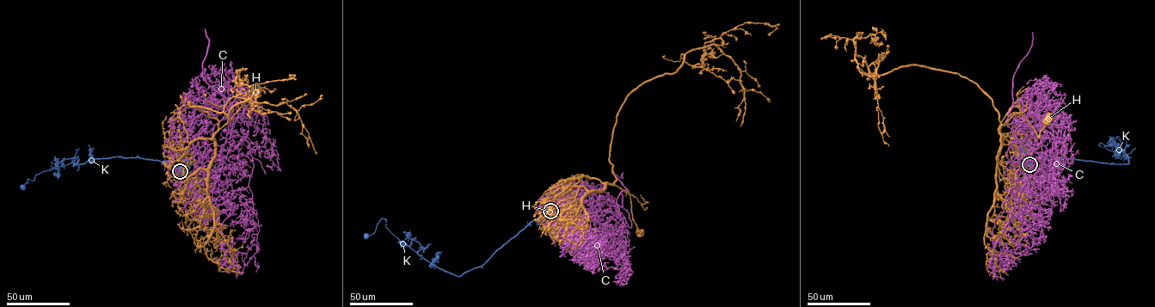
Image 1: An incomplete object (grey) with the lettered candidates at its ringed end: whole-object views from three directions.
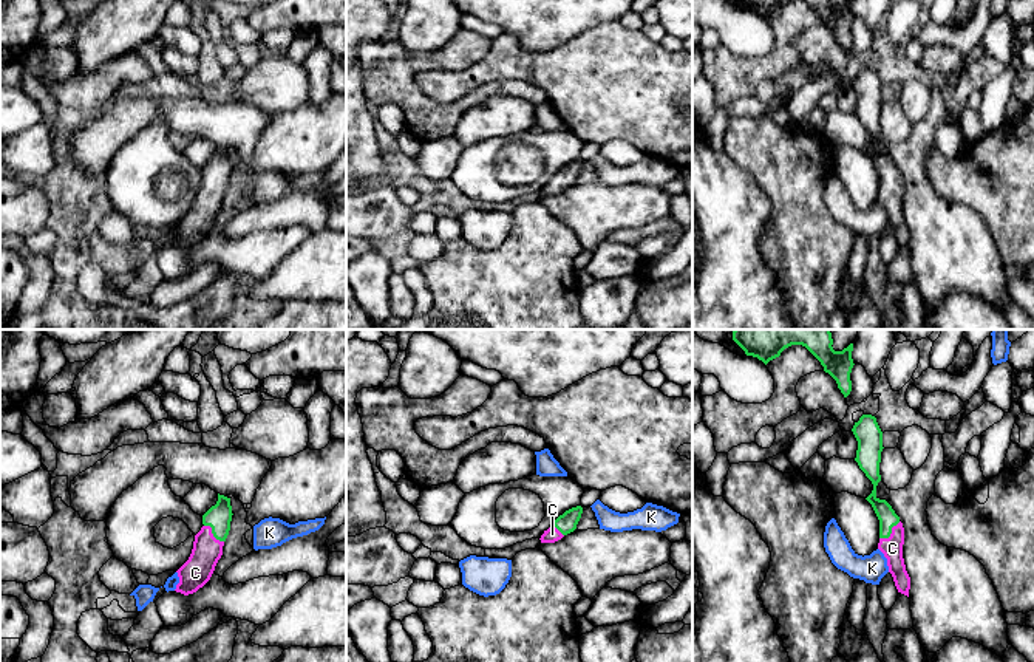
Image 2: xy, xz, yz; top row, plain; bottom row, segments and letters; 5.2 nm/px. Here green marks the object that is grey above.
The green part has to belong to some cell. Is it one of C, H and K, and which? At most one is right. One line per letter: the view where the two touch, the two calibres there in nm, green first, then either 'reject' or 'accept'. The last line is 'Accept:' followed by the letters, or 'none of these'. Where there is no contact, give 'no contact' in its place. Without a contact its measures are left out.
C: yz | 100/110 nm | accept
H: no contact | reject
K: no contact | reject
Accept: C

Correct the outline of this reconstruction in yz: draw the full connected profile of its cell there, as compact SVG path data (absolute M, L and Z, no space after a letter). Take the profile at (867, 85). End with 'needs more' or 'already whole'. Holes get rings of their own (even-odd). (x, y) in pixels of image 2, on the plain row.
M862 68L859 74L855 76L852 85L858 94L855 114L873 138L873 144L866 153L872 158L879 173L878 203L887 212L889 226L893 230L898 246L909 251L910 230L903 212L904 181L892 159L876 150L876 139L881 135L883 85L876 71L872 68Z; needs more

